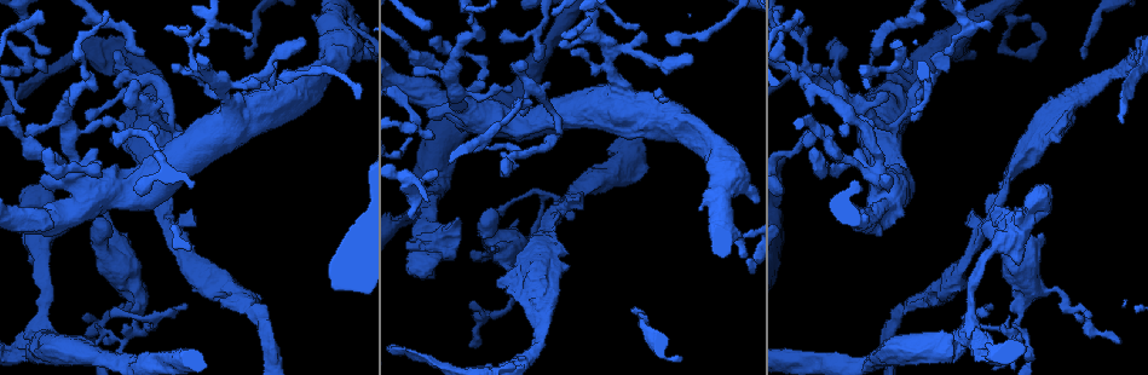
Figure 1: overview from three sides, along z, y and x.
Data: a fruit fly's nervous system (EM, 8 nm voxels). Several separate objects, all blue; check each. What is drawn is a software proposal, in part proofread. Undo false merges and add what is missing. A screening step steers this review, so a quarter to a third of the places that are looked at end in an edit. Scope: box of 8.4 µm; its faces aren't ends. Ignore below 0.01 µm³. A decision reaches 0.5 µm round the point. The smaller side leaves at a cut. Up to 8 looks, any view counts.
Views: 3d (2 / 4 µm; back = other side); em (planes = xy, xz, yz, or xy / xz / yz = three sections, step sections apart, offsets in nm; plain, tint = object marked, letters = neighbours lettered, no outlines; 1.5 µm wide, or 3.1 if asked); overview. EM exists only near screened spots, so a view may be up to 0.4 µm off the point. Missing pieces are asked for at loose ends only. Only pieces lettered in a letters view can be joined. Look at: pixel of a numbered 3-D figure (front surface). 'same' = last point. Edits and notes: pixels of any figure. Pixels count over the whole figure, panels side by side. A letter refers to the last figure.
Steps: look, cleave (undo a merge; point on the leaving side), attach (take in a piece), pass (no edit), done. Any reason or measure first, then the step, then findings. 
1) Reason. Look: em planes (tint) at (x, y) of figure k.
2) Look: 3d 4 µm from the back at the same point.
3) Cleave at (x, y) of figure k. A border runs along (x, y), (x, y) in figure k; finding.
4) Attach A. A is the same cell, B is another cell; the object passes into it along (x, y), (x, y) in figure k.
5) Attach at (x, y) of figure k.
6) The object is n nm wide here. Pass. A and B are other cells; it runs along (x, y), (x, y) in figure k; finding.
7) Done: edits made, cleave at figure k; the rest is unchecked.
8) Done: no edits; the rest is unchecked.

Sharp bend. Look: 3d 2 µm at (968, 331) of figure 1.

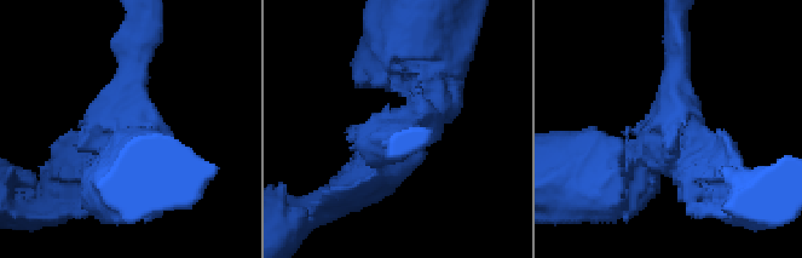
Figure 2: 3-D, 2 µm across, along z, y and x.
3 arms meet here; the arms are 220, 300, 550 nm wide; need the tissue. Look: em planes (letters) at (666, 138) of figure 2.

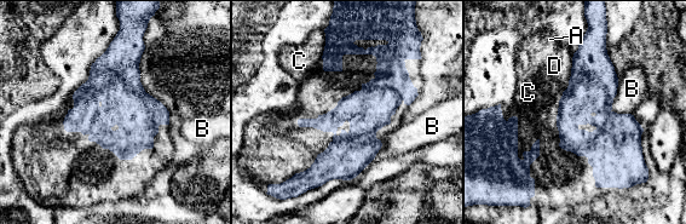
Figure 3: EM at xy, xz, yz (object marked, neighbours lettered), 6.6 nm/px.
The longest contact is with B, 260 nm. Pass. A, B, C and D are other cells; a border runs along (326, 36), (321, 57) in figure 3; one neuron here.

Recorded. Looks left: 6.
A fork. Look: 3d 4 µm at (27, 63) of figure 1.

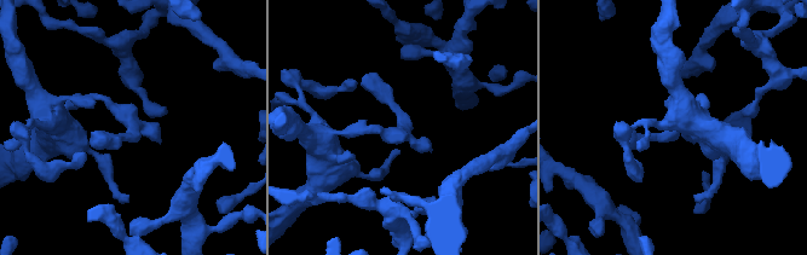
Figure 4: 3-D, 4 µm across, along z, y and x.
Now the EM. Look: em planes (letters) at (671, 133) of figure 4.

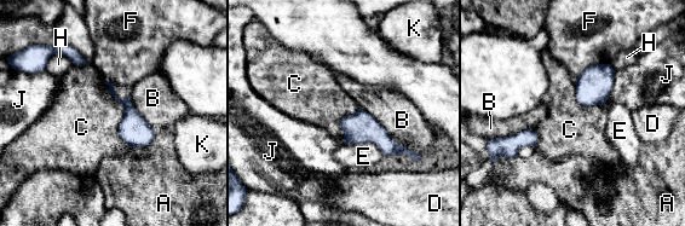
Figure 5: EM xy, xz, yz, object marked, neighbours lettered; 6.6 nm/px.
Pass. A, B, C, D, E, F, H, J and K are other cells; a border runs along (360, 108), (398, 143), (424, 155) in figure 5; continuous, no second neuron.

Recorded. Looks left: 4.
Free end. Look: 3d 4 µm at (29, 133) of figure 1.

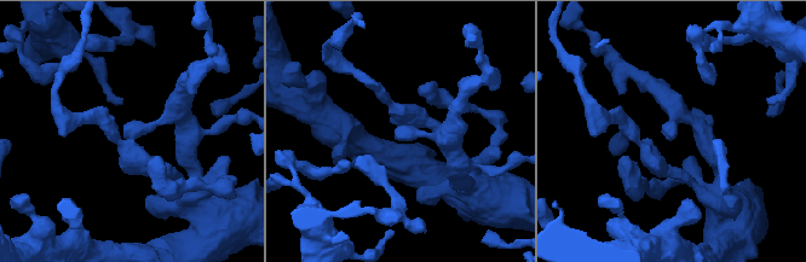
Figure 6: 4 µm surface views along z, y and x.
Need the tissue. Look: em xy step 4 (tint) at (674, 131) of figure 6.

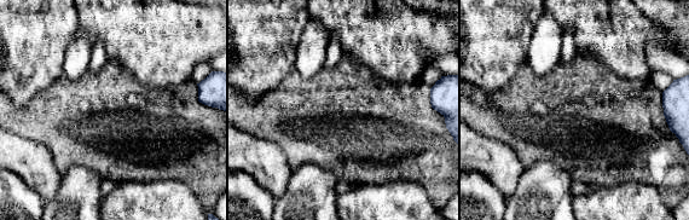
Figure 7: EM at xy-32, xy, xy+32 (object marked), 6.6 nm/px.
Cut it another way. Look: em planes (letters) at the same point.

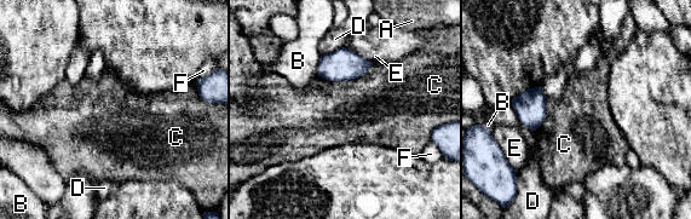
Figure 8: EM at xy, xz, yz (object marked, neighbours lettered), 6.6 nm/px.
Pass. A, B, C, D, E and F are other cells; no lettered piece goes on from it.

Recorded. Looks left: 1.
Done: no edits; the rest is unchecked.

